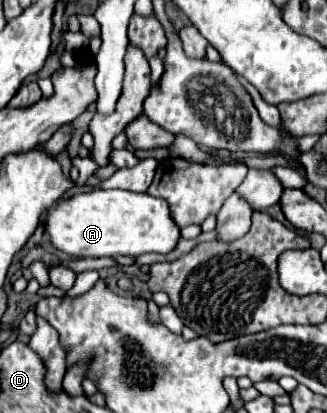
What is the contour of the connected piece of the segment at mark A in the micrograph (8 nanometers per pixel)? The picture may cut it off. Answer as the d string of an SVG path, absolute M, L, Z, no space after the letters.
M95 189L49 207L45 231L51 243L73 257L139 257L143 253L171 253L181 239L181 227L169 213L169 203L149 193Z

